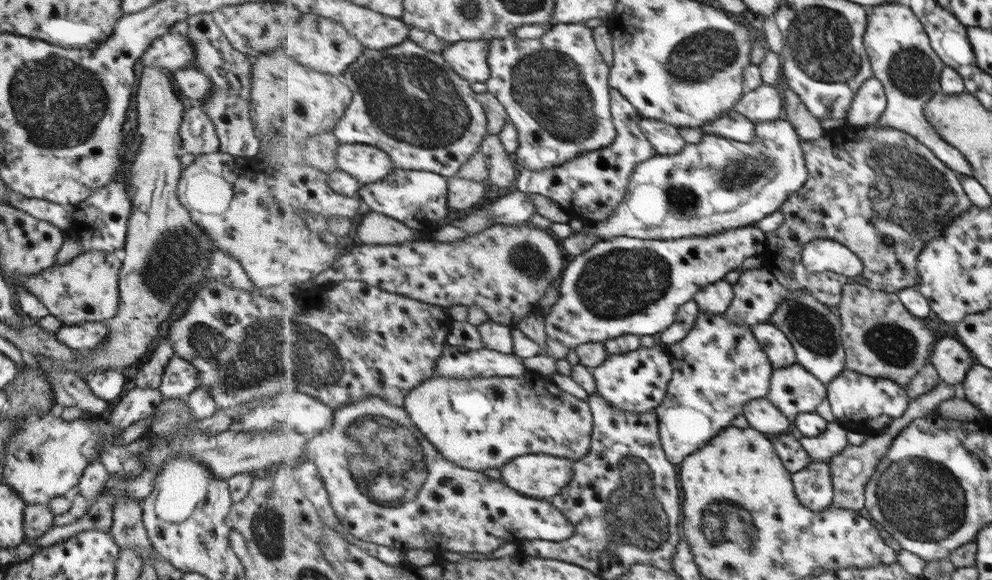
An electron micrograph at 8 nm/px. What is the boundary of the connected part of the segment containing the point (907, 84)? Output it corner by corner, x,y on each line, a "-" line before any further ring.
905,1
895,3
885,3
871,8
868,16
868,27
865,36
865,45
870,61
874,69
874,76
877,77
884,84
886,95
888,96
888,107
884,115
880,118
877,126
869,126
870,128
882,128
882,126
889,126
896,130
913,135
918,138
925,146
928,146
934,151
935,156
942,160
951,170
954,170
959,175
972,176
972,166
967,162
959,151
954,147
949,147
949,143
938,131
930,124
926,117
926,104
937,93
941,93
942,72
947,66
946,62
937,54
934,49
930,36
926,31
926,26
923,21
915,14
915,11

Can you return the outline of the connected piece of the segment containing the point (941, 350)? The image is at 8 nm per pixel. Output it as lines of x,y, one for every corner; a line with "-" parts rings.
943,338
935,344
935,352
931,356
932,366
939,371
939,377
941,377
942,382
947,384
959,384
966,377
967,370
969,366
973,364
971,356
969,356
969,350
963,347
961,342
953,340
953,338

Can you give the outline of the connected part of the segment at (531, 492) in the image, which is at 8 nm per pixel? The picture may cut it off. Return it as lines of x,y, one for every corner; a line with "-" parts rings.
527,454
507,462
500,470
501,480
521,494
551,500
573,481
573,464
570,458

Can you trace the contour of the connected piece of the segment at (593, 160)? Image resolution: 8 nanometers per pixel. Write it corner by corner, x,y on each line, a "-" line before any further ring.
611,87
612,114
618,136
614,144
601,150
583,154
561,166
545,170
519,171
516,186
528,194
541,194
556,202
562,210
573,219
586,223
605,222
613,216
630,190
631,177
639,164
650,160
658,154
650,139
642,131
642,114
638,108
623,96
616,88

